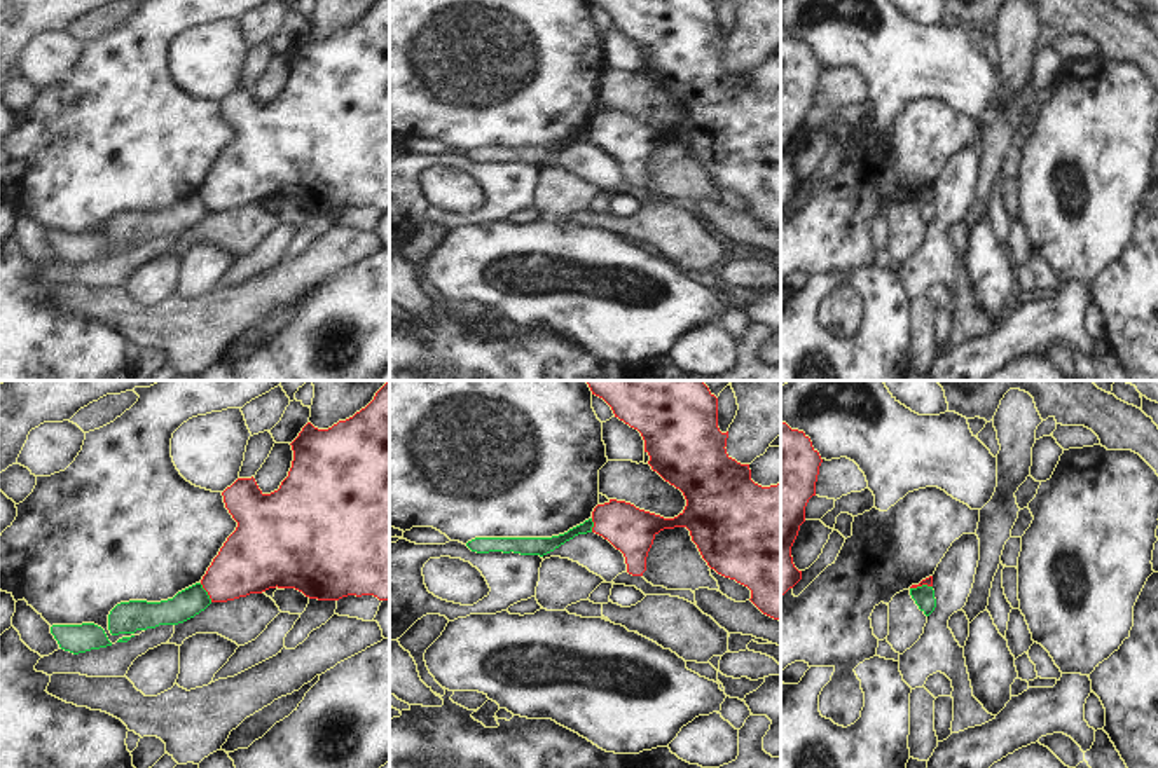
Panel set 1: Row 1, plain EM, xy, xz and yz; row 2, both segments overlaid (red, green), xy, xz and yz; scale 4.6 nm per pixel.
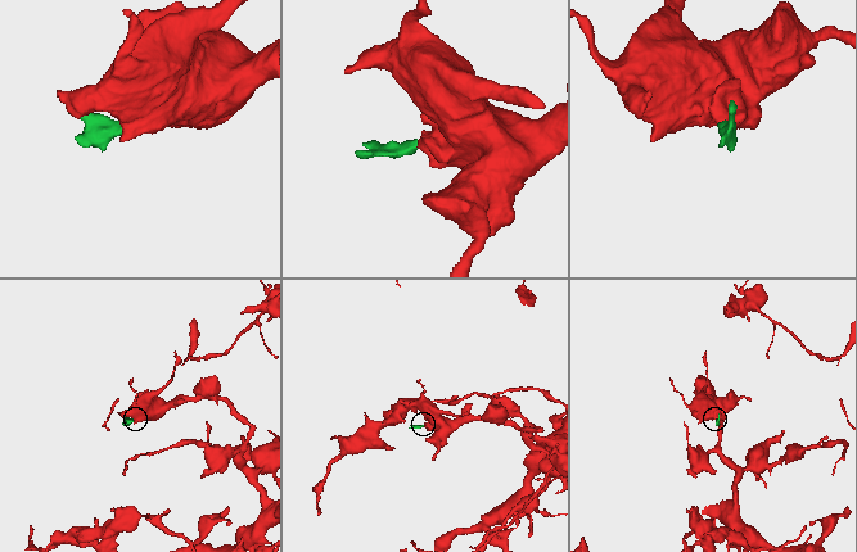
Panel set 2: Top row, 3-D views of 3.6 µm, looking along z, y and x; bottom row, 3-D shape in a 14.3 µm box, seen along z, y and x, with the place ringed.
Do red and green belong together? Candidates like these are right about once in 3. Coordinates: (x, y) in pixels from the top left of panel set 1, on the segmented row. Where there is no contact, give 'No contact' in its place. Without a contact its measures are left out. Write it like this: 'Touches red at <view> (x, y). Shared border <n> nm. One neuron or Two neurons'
Touches red at xy (206, 590). Shared border 110 nm. Two neurons.

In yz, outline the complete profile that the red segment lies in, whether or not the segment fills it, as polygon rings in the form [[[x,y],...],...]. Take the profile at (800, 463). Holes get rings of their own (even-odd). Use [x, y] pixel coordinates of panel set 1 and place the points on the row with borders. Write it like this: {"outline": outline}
{"outline": [[[781,421],[781,595],[802,579],[791,546],[805,522],[805,506],[816,496],[821,463],[810,438]]]}

